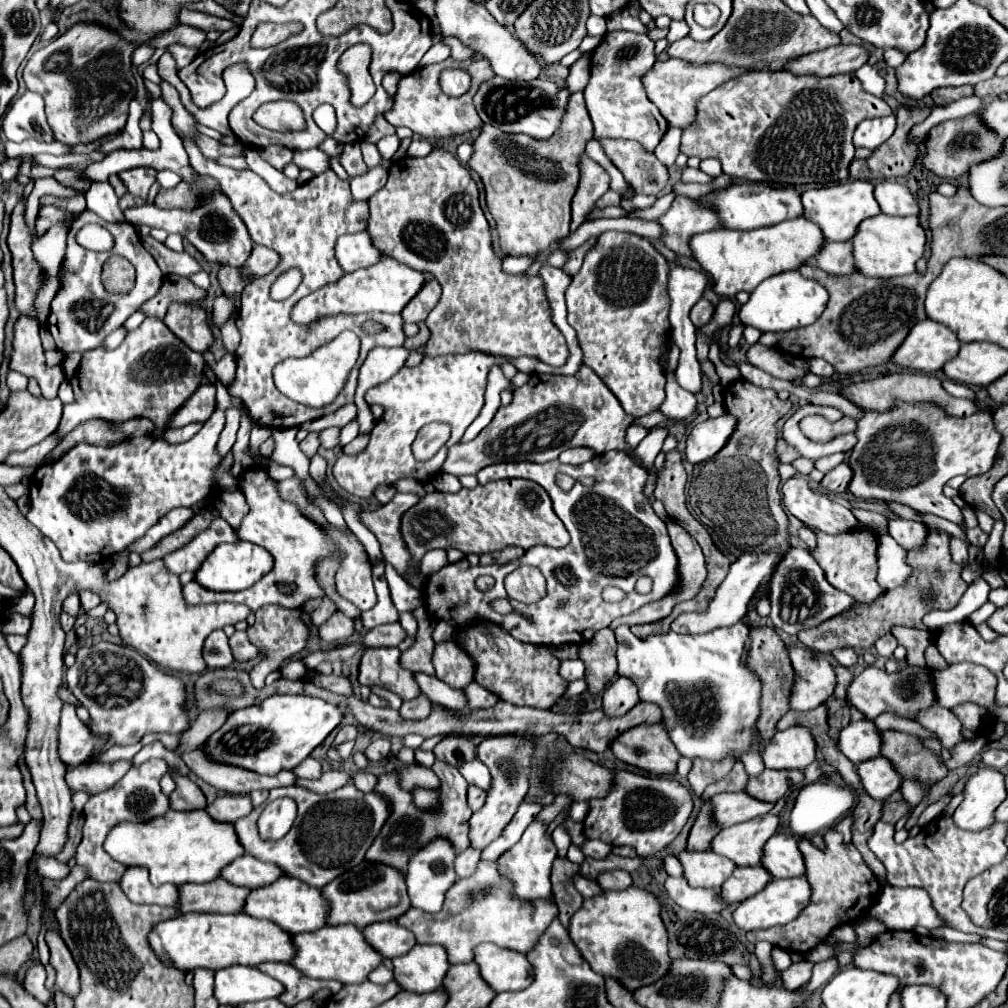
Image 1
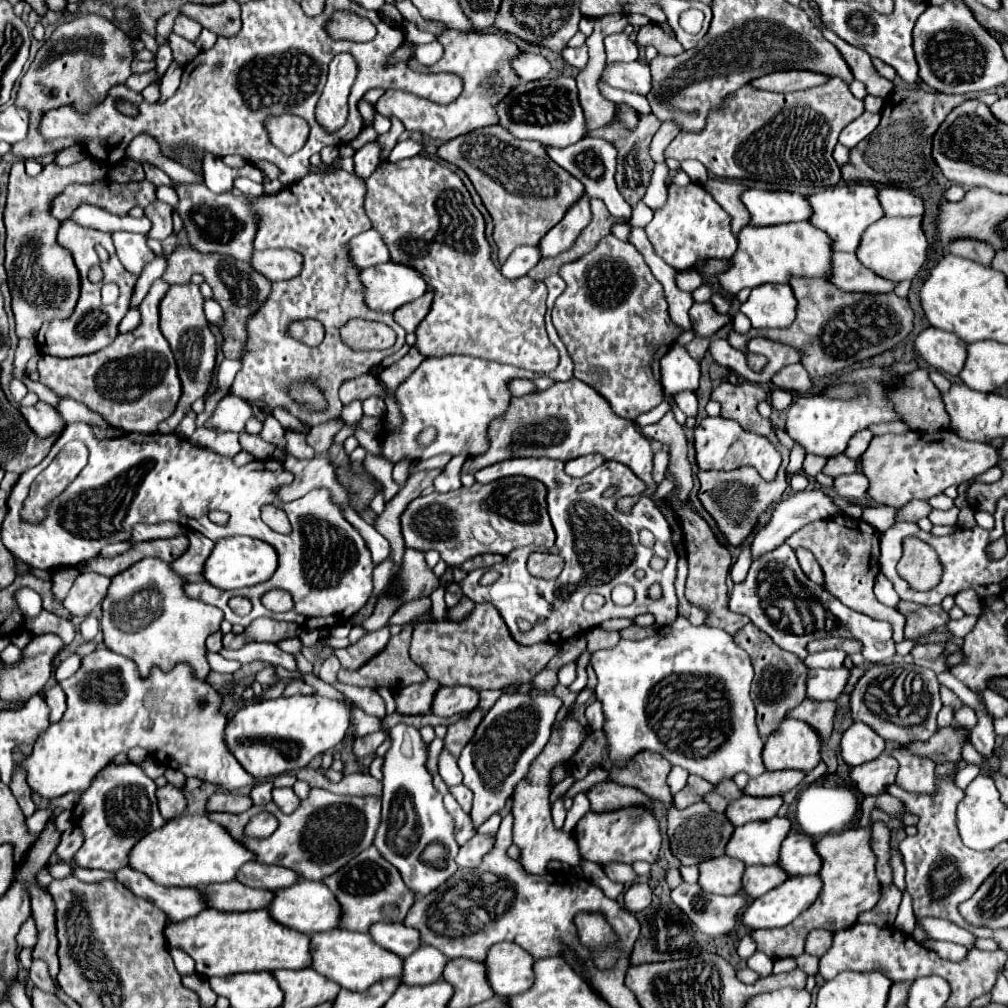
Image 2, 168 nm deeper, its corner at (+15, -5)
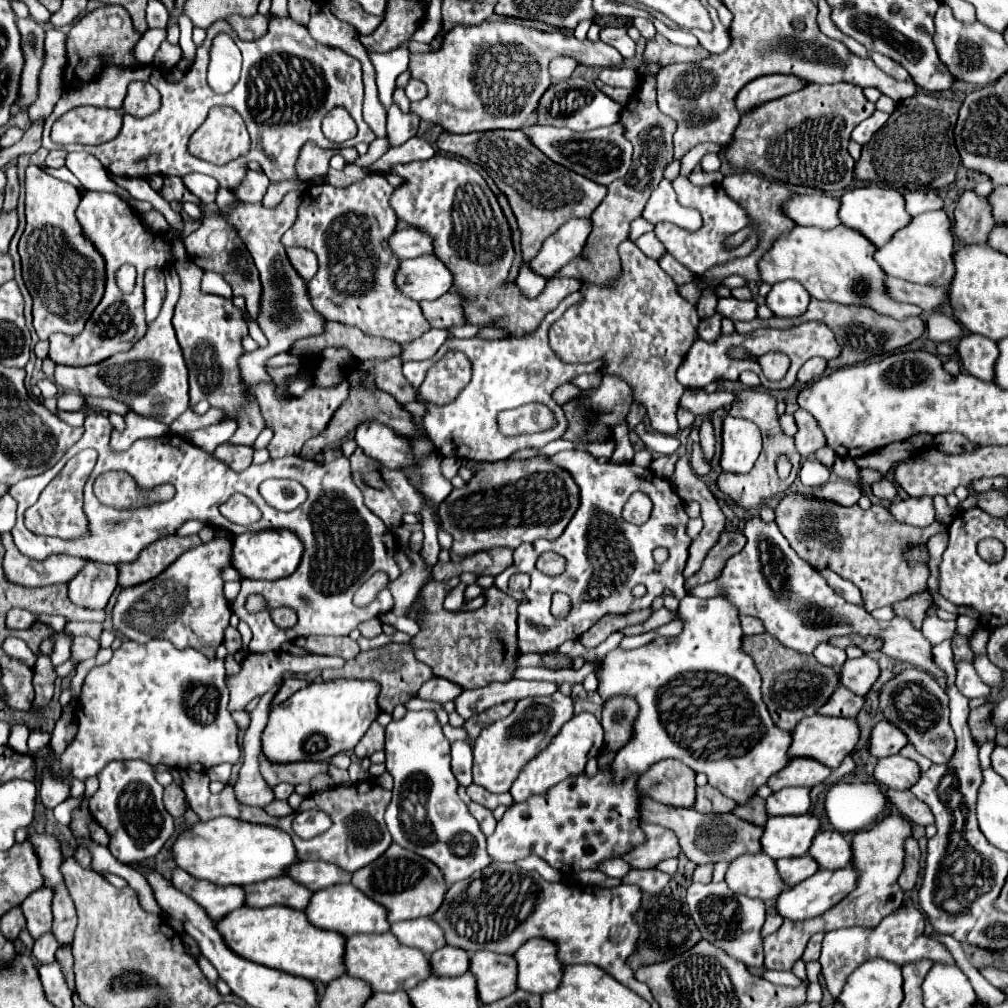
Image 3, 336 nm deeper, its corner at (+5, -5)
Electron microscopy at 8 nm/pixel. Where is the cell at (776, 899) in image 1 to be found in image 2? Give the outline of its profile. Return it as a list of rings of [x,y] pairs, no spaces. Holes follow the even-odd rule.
[[[795,875],[795,877],[789,877],[783,887],[775,887],[773,891],[765,893],[763,897],[755,899],[747,909],[745,909],[745,915],[743,915],[743,925],[749,927],[749,929],[773,929],[773,927],[785,927],[789,925],[793,919],[797,919],[805,909],[809,909],[819,893],[821,893],[821,887],[823,887],[823,881],[821,877],[817,875]]]

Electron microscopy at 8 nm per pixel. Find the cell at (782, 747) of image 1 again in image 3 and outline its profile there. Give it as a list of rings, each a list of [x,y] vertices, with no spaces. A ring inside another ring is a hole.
[[[811,715],[797,723],[797,727],[791,731],[791,751],[789,759],[807,755],[809,759],[819,759],[819,763],[827,763],[827,767],[835,769],[841,765],[841,761],[851,753],[859,739],[859,727],[855,719],[845,717],[823,717],[823,715]]]

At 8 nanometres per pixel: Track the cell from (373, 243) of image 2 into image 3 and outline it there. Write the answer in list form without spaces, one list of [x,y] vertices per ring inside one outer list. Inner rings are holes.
[[[409,227],[409,229],[403,229],[403,231],[395,231],[395,235],[391,235],[387,239],[389,247],[391,247],[391,253],[397,257],[397,259],[411,259],[411,257],[419,257],[419,255],[429,255],[433,253],[433,247],[431,247],[431,237],[429,235],[423,235],[421,231]]]

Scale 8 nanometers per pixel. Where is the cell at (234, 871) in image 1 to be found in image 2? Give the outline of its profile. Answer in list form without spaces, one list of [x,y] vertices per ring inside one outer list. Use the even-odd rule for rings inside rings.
[[[251,861],[239,871],[237,879],[241,883],[249,883],[249,887],[273,887],[273,891],[277,891],[295,885],[299,881],[299,875],[289,867]]]

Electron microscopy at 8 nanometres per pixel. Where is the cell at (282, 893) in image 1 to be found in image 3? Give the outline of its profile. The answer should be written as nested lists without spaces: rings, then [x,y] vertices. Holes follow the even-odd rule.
[[[339,883],[339,885],[331,885],[327,889],[315,891],[311,895],[311,903],[307,905],[305,915],[315,927],[337,931],[345,939],[355,933],[385,933],[385,931],[389,931],[387,911],[379,903],[373,903],[369,897],[365,897],[361,891],[357,891],[351,883],[345,883],[345,885]]]

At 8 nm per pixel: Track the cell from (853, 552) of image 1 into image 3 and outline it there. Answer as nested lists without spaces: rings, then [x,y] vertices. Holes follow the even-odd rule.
[[[797,493],[783,497],[775,509],[775,515],[775,523],[797,551],[797,555],[809,565],[829,567],[839,577],[857,585],[863,595],[863,607],[867,611],[893,605],[895,601],[927,589],[929,569],[923,565],[909,565],[903,559],[903,547],[909,543],[927,543],[931,535],[945,531],[945,527],[937,521],[923,529],[897,523],[881,505],[873,505],[865,511],[859,505],[841,507],[829,501],[811,501],[807,495]]]

